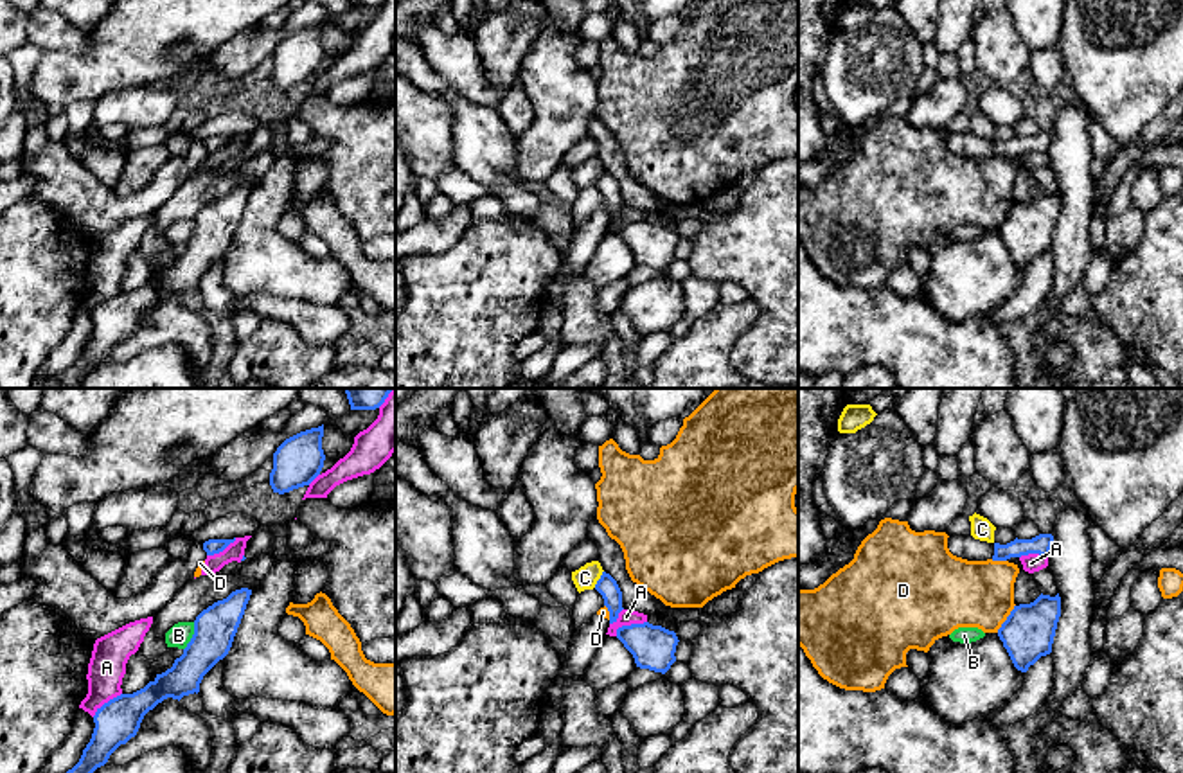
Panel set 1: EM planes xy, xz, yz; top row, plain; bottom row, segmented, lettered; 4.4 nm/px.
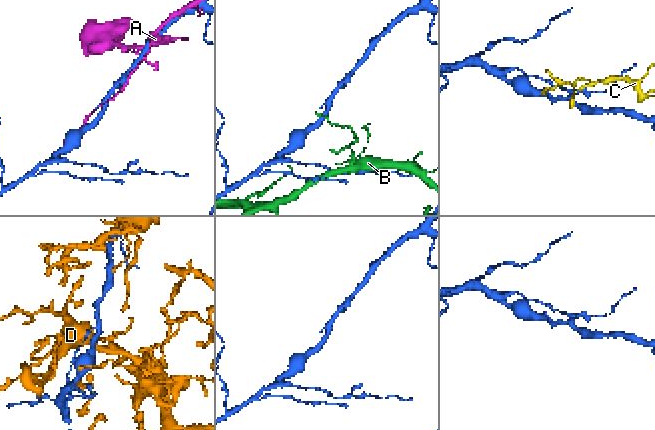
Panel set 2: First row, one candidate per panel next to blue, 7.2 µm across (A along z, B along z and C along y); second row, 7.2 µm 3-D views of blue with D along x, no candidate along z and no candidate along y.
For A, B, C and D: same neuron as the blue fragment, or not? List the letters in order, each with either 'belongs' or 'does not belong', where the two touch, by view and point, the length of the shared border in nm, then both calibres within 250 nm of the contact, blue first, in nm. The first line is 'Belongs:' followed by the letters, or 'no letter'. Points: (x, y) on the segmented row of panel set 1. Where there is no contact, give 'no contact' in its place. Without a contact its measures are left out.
Belongs: no letter
A: does not belong; contact xz (628, 626); length 160 nm; calibres 200 and 80 nm
B: does not belong; contact xy (193, 637); length 140 nm; calibres 190 and 100 nm
C: does not belong; contact xz (599, 579); length 90 nm; calibres 90 and 100 nm
D: does not belong; contact yz (1007, 619); length 150 nm; calibres 240 and 300 nm

